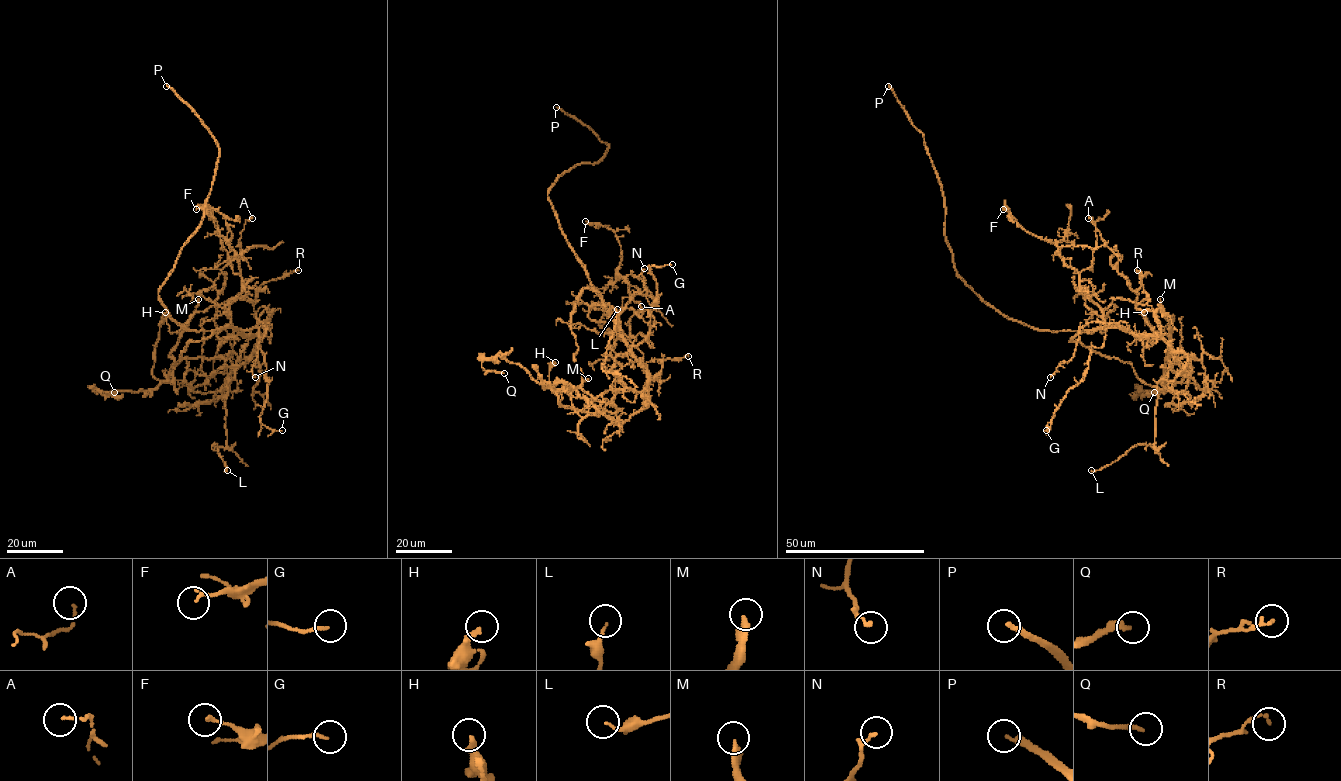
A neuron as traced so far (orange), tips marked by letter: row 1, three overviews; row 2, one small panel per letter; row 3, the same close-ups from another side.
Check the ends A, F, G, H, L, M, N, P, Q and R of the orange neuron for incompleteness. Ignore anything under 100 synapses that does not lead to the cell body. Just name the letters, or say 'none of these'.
P

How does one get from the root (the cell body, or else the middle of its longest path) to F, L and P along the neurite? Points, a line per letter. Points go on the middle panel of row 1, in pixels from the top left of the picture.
F: (607, 306), (619, 323), (632, 298), (627, 280), (617, 273), (620, 245), (613, 230), (585, 221)
L: (607, 306), (623, 342), (646, 373), (647, 382), (641, 392), (633, 392), (616, 373), (602, 368), (617, 309)
P: (607, 306), (561, 228), (548, 190), (574, 166), (595, 164), (601, 159), (608, 145), (588, 126), (556, 107)

